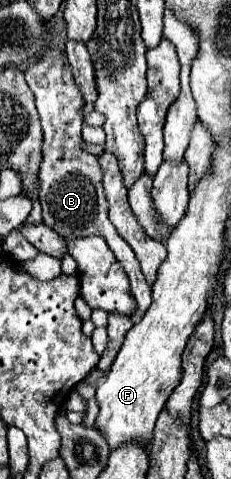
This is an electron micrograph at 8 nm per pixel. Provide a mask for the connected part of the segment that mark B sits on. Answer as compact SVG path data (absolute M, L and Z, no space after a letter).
M47 49L43 57L25 71L29 89L35 95L41 129L43 129L43 159L39 165L39 197L43 205L43 223L55 229L61 237L103 235L115 253L119 265L125 269L131 285L131 295L137 301L135 317L139 319L151 305L151 289L139 269L133 249L119 237L107 219L107 199L101 187L101 169L95 155L81 149L81 107L83 99L73 83L71 67L59 49Z

